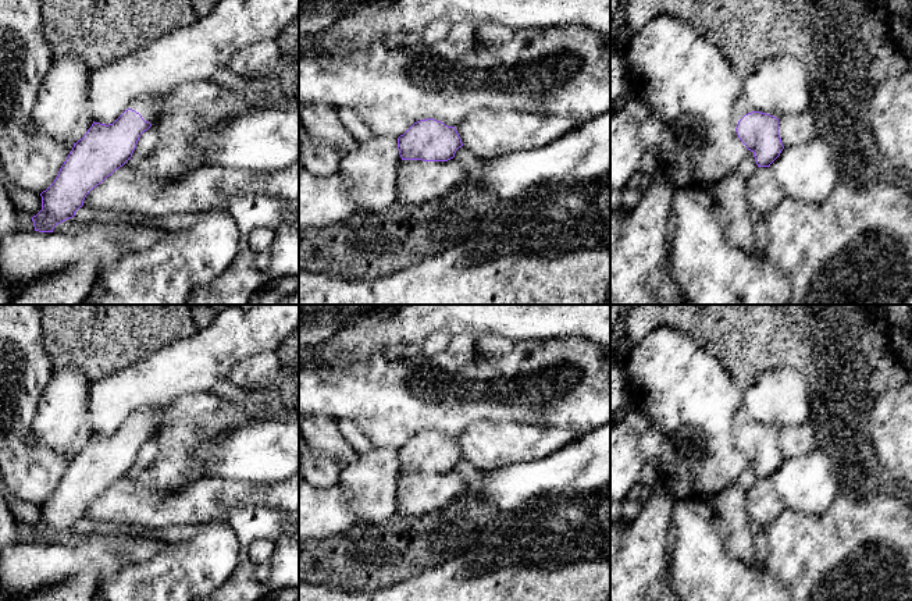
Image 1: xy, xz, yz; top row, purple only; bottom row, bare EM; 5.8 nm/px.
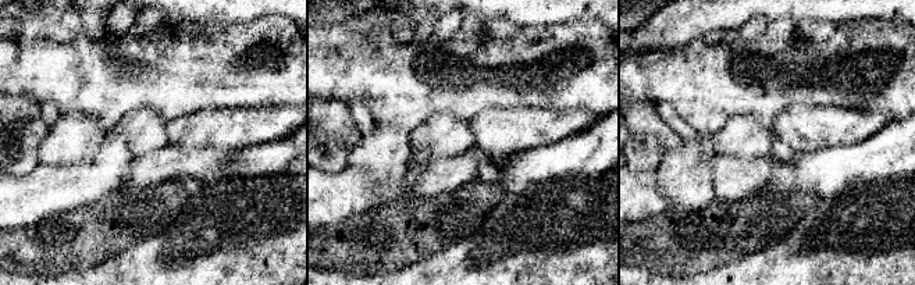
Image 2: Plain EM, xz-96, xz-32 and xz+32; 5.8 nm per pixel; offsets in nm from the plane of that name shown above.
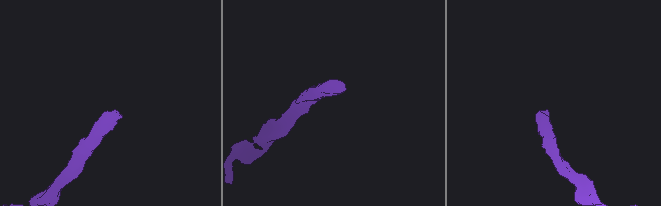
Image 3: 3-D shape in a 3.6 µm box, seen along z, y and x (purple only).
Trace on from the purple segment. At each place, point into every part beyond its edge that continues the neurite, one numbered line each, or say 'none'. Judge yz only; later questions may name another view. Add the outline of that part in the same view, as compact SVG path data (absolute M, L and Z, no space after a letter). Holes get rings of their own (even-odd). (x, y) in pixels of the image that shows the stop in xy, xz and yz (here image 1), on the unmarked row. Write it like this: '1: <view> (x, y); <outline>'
1: yz (741, 419); M741 406L738 409L738 412L734 416L733 420L733 434L734 434L734 440L737 440L738 433L748 424L755 423L749 415L747 413L747 410L744 409L744 406Z

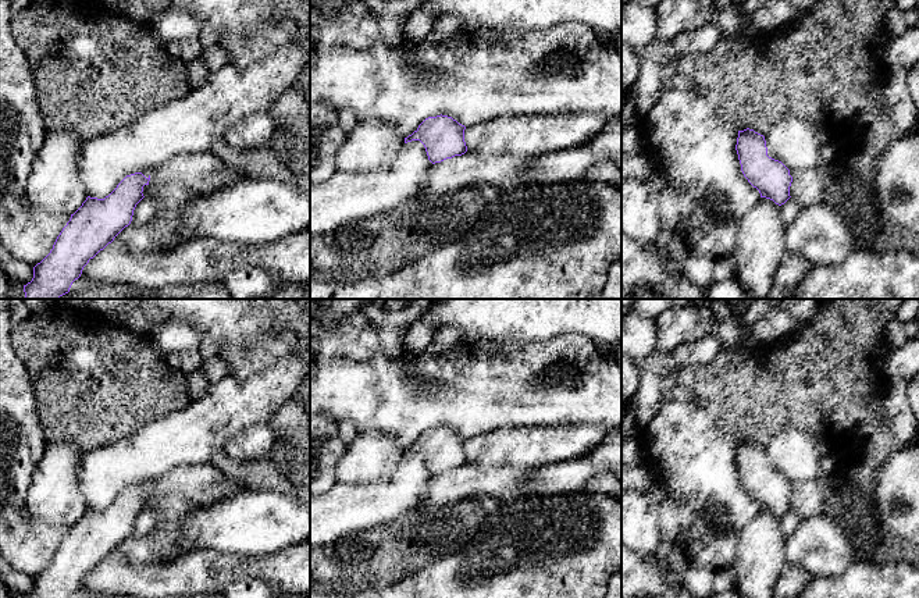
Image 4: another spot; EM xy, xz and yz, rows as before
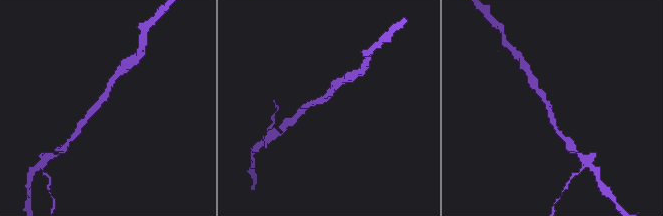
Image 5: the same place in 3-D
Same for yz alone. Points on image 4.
none

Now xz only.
none

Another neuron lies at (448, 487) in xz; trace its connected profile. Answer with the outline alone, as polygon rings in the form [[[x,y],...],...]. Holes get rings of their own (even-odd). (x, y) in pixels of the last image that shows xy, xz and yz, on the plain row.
[[[467,463],[432,476],[427,495],[417,508],[444,506],[471,498],[475,494],[485,494],[499,505],[507,505],[524,496],[530,478],[531,470],[514,466],[481,469]]]

